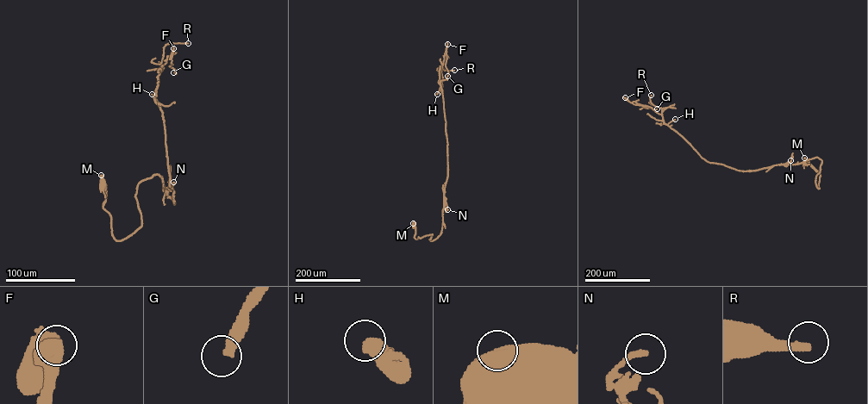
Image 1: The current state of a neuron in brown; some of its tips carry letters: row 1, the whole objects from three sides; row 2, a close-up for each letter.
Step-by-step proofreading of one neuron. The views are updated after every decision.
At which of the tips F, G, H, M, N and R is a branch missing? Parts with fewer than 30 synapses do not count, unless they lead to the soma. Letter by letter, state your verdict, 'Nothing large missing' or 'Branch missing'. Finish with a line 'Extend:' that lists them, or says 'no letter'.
F: Nothing large missing
G: Branch missing
H: Branch missing
M: Nothing large missing
N: Nothing large missing
R: Branch missing
Extend: G, H, R

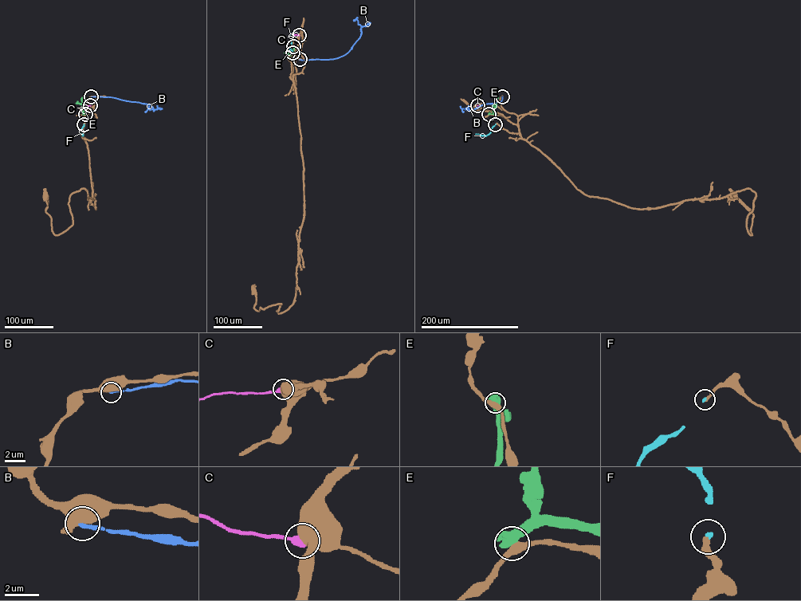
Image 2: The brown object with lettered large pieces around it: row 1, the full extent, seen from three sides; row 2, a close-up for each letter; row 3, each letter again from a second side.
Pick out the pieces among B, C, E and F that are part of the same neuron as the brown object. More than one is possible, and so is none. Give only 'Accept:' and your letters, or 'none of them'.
Accept: none of them

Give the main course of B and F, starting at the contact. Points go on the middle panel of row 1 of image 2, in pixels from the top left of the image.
B: (300, 59), (332, 59), (346, 54), (362, 33), (362, 26), (357, 19), (355, 21)
F: (292, 53), (289, 48), (291, 33)

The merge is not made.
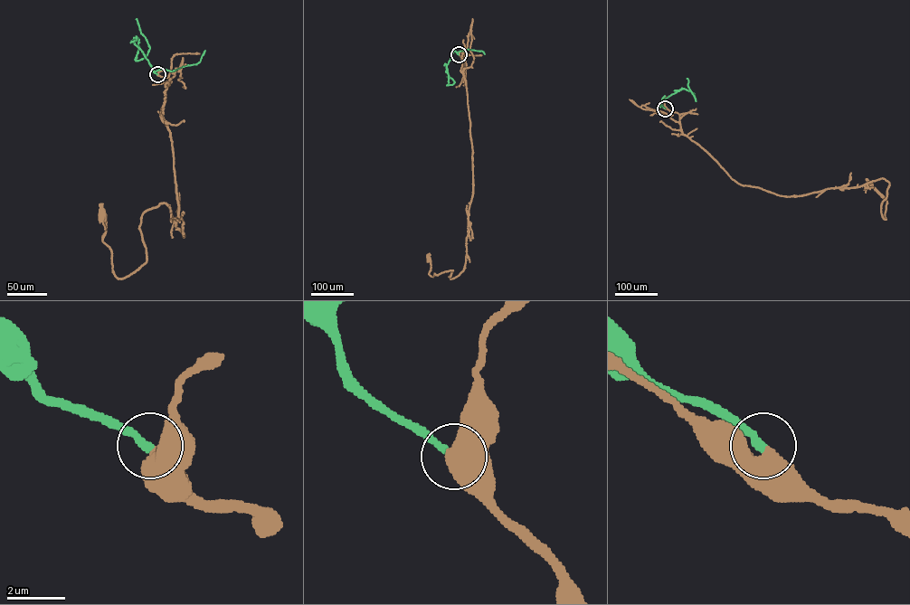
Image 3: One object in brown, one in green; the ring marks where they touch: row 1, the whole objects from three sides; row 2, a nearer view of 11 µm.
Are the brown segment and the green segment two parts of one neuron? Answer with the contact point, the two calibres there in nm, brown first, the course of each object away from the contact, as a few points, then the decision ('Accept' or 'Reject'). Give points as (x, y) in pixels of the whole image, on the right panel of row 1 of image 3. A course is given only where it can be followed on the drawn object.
Place: (665, 108). Thickness 600 nm (brown) against 280 nm. Course of brown: (665, 108), (677, 113), (682, 133), (741, 184), (792, 196), (884, 178), (886, 219), (886, 201), (866, 178). Course of green: (665, 108), (662, 100), (681, 89), (692, 92), (696, 101), (687, 79). Accept

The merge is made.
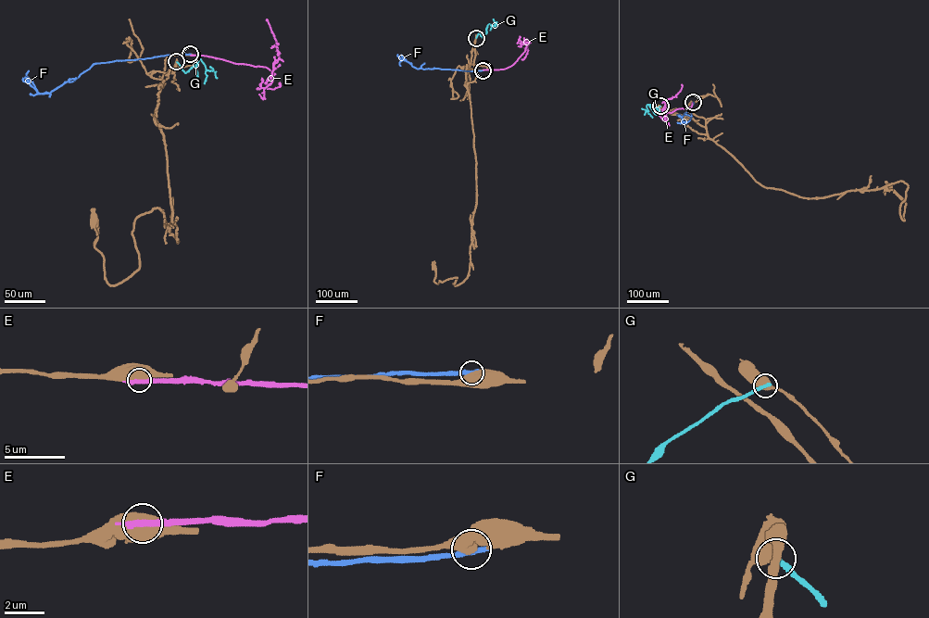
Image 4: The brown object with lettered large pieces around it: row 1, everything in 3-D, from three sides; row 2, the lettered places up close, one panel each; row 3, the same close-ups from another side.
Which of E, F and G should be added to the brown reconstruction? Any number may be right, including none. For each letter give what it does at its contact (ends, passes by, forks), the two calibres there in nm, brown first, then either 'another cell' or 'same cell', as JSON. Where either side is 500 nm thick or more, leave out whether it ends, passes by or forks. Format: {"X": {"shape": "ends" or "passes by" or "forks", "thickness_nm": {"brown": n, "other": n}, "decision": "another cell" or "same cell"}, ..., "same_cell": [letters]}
{"E": {"thickness_nm": {"brown": 750, "other": 360}, "decision": "another cell"}, "F": {"thickness_nm": {"brown": 650, "other": 340}, "decision": "another cell"}, "G": {"thickness_nm": {"brown": 700, "other": 320}, "decision": "another cell"}, "same_cell": []}

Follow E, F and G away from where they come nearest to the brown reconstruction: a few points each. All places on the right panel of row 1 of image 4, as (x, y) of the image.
E: (692, 103), (690, 107), (677, 108), (664, 116), (662, 114), (665, 101), (674, 96), (682, 84)
F: (693, 102), (691, 118), (683, 122), (683, 117), (688, 110)
G: (659, 106), (656, 108), (658, 112), (655, 107), (647, 105), (648, 111), (644, 114)

